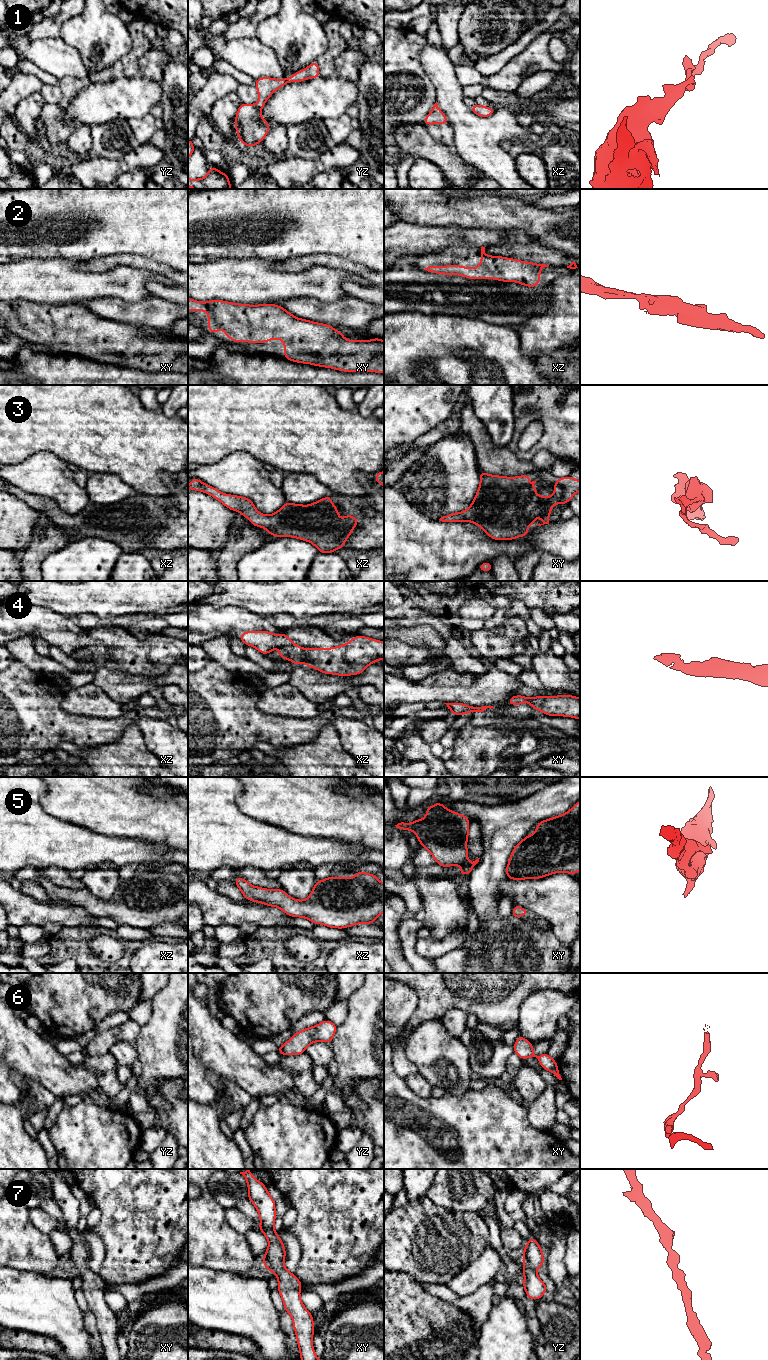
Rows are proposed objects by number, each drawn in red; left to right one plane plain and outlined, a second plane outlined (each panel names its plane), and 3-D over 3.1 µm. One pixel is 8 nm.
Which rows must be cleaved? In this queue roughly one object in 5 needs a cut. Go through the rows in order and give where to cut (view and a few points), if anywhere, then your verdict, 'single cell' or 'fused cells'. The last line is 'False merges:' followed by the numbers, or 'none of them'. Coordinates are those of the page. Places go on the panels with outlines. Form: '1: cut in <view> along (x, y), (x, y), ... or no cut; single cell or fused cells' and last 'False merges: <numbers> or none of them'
1: no cut; single cell
2: no cut; single cell
3: no cut; single cell
4: no cut; single cell
5: no cut; single cell
6: no cut; single cell
7: no cut; single cell
False merges: none of them

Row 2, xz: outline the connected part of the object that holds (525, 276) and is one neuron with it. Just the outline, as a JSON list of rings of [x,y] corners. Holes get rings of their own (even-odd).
[[[482,246],[479,267],[428,266],[424,270],[436,274],[460,275],[469,279],[496,279],[503,282],[518,282],[521,285],[534,288],[540,283],[541,269],[548,266],[502,256],[488,256],[485,254],[485,247]]]

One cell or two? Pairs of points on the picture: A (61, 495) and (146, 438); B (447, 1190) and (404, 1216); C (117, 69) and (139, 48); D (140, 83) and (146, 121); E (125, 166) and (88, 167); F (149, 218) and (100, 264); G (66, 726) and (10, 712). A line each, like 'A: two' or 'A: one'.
A: two
B: two
C: one
D: two
E: one
F: two
G: one

